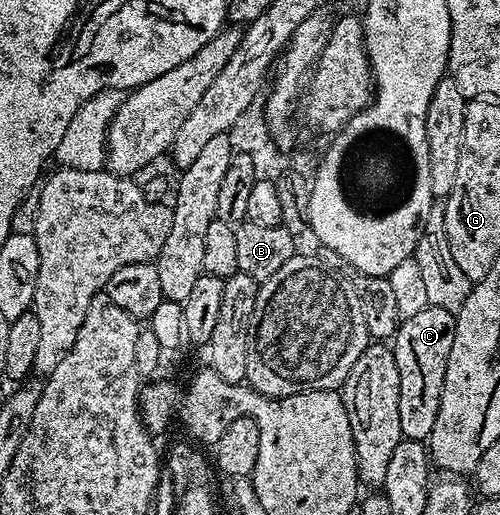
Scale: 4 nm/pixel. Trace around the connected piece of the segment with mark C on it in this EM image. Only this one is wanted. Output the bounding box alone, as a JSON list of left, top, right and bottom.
[393,304,455,442]

